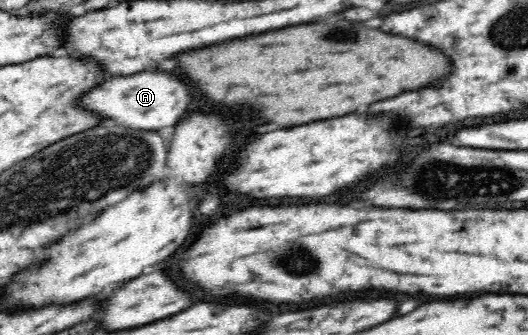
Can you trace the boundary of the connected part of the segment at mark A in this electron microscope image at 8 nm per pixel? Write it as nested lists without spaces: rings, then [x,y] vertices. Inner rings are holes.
[[[148,71],[130,77],[112,77],[110,81],[102,83],[100,87],[92,89],[86,97],[82,97],[80,103],[84,105],[84,109],[90,109],[106,119],[114,119],[124,127],[156,131],[162,127],[174,127],[178,119],[184,115],[190,101],[192,91],[184,79],[176,77],[174,73]]]

